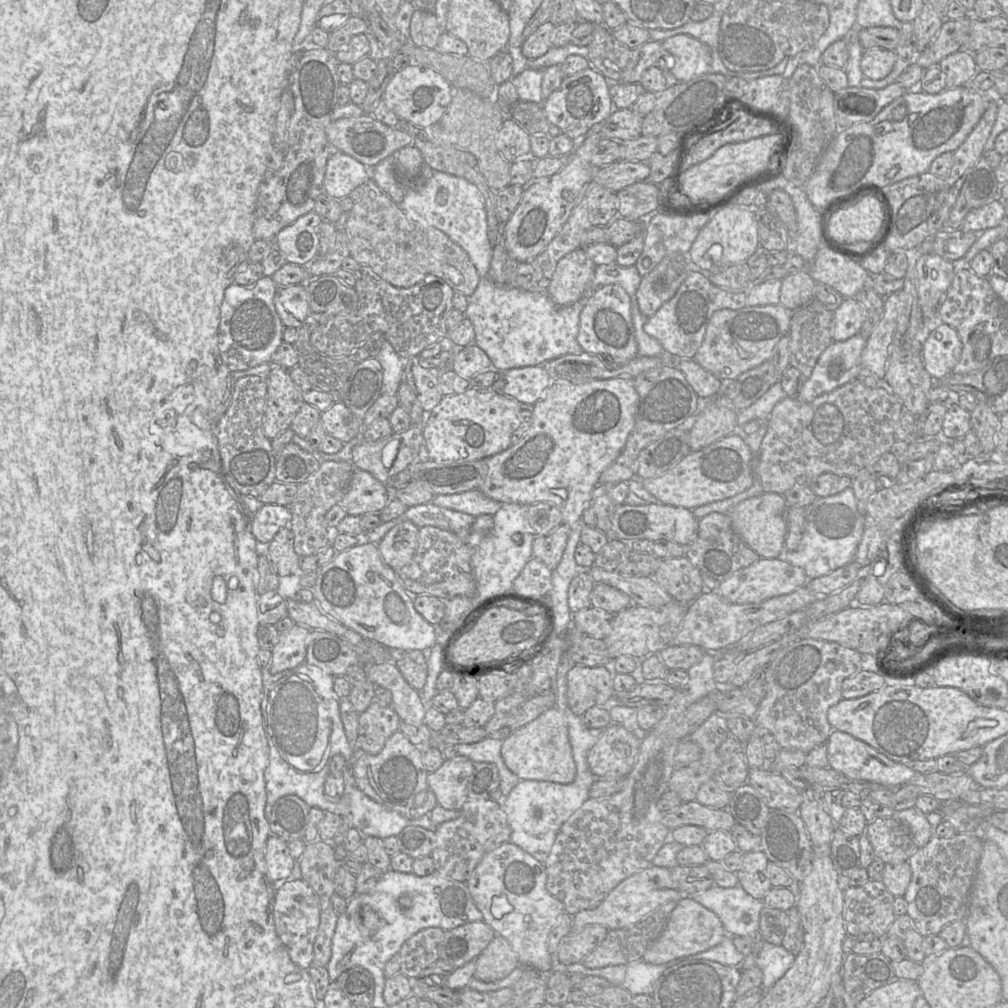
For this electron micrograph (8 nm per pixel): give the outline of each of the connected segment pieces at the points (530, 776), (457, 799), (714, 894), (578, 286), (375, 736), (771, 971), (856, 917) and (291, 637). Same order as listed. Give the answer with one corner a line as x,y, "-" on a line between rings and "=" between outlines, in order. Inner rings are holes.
556,706
511,732
502,742
501,756
508,769
520,780
541,780
568,784
573,782
576,776
576,765
569,742
568,724
563,713
=
456,755
429,773
427,783
436,796
437,804
447,810
460,811
468,798
467,784
473,772
474,762
=
740,884
732,888
714,885
689,896
719,917
726,934
748,939
760,937
759,918
764,904
748,894
-
744,914
750,916
747,923
742,920
=
582,247
562,257
548,286
551,300
557,305
577,302
590,286
595,266
=
376,700
358,718
358,737
355,750
376,755
388,738
399,730
400,717
392,706
382,706
=
762,941
756,965
763,974
762,989
772,987
792,966
795,956
782,945
=
868,880
844,891
843,918
847,935
874,935
884,938
894,922
895,897
882,881
=
299,624
281,632
278,643
271,649
272,659
267,672
274,675
306,662
309,632
306,626

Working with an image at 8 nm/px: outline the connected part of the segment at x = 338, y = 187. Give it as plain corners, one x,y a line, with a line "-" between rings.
335,150
328,158
324,175
324,192
335,199
348,196
369,179
372,167
365,167
355,158

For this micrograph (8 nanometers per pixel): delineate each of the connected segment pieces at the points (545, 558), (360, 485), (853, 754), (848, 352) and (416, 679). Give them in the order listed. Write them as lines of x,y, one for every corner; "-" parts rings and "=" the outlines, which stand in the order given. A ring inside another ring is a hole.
562,523
547,535
536,536
533,541
533,557
554,570
559,564
570,535
570,527
=
354,469
349,488
340,504
348,515
381,512
391,499
391,491
369,472
=
833,729
826,744
829,767
854,780
897,788
907,783
917,773
911,767
890,760
870,745
846,732
=
858,333
845,341
833,341
819,356
796,397
802,402
811,402
858,378
866,340
=
390,650
392,651
392,662
395,663
404,679
417,691
421,691
426,684
428,675
427,652

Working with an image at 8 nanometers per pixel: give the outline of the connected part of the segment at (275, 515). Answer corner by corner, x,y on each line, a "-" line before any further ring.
263,504
251,519
251,531
257,544
269,544
281,528
289,525
291,518
287,506

